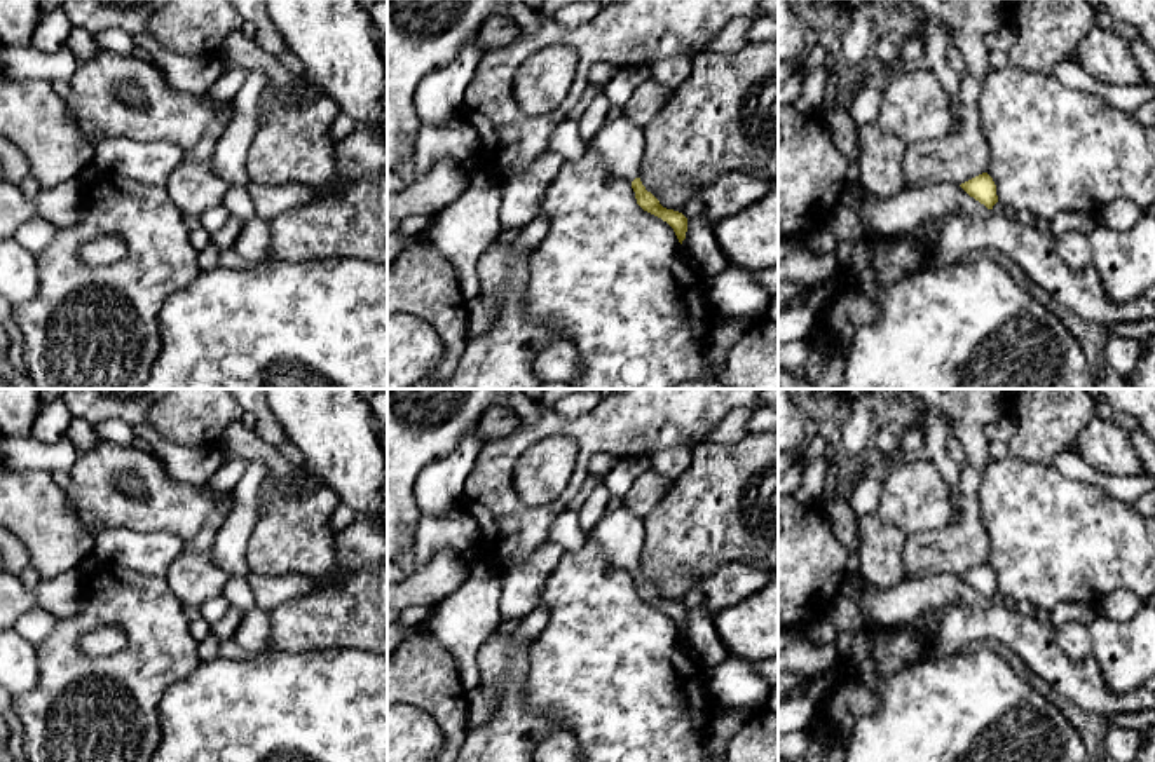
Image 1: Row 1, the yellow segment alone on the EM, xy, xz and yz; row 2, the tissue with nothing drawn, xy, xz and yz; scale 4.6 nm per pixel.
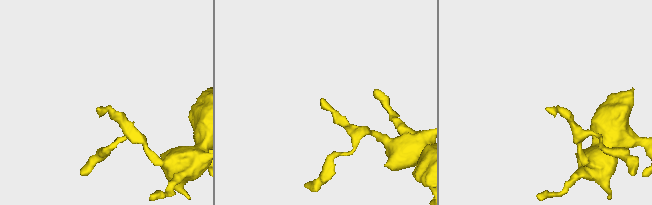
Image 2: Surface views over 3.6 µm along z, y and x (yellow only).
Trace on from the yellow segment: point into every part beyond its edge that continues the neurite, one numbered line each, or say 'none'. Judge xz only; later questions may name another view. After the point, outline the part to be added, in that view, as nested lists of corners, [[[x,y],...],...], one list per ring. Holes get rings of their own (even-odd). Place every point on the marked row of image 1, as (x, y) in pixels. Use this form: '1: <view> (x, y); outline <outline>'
1: xz (620, 143); outline [[[626,117],[605,120],[588,141],[597,150],[611,173],[628,180],[639,178],[646,153],[646,139],[640,126]]]

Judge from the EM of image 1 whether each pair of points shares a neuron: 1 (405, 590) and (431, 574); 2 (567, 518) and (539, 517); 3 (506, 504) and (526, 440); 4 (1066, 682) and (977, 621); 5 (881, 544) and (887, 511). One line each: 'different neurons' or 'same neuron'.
1: same neuron
2: different neurons
3: same neuron
4: same neuron
5: different neurons

